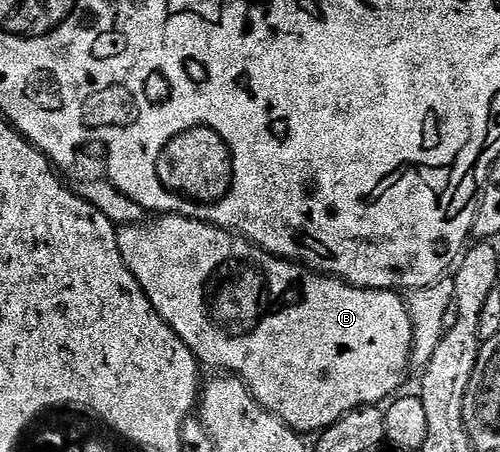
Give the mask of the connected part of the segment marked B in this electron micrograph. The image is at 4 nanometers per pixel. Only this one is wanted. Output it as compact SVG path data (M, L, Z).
M161 215L139 225L123 225L117 230L117 238L123 263L129 268L131 275L135 275L139 287L143 287L151 307L155 307L158 315L173 328L175 335L183 339L185 346L197 356L198 362L202 366L210 365L211 368L217 369L213 371L224 371L226 374L240 377L241 382L248 387L249 394L266 411L274 413L297 433L320 434L351 411L366 405L380 406L388 402L398 392L396 389L404 383L405 372L411 369L413 328L409 309L405 306L405 297L400 292L392 289L356 289L354 285L345 284L339 277L315 273L295 261L282 261L274 253L260 249L259 246L251 244L236 233L229 232L228 229L220 229L218 225L208 225L206 221L192 221L189 217Z

